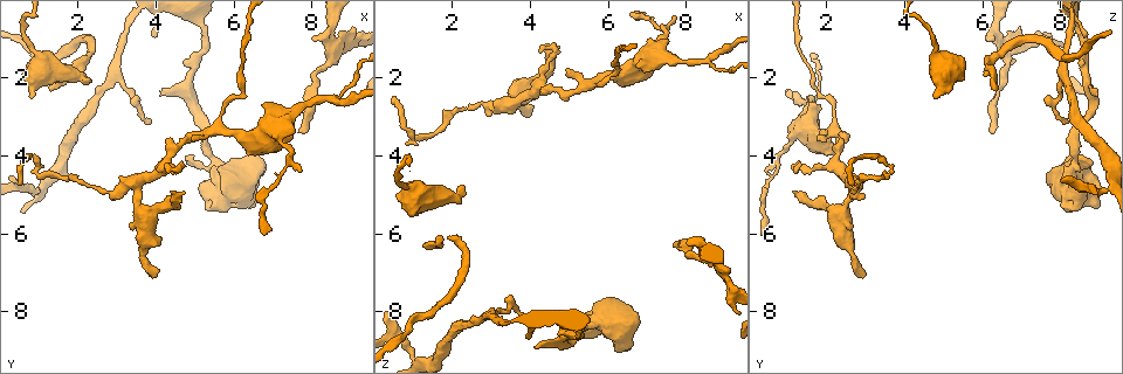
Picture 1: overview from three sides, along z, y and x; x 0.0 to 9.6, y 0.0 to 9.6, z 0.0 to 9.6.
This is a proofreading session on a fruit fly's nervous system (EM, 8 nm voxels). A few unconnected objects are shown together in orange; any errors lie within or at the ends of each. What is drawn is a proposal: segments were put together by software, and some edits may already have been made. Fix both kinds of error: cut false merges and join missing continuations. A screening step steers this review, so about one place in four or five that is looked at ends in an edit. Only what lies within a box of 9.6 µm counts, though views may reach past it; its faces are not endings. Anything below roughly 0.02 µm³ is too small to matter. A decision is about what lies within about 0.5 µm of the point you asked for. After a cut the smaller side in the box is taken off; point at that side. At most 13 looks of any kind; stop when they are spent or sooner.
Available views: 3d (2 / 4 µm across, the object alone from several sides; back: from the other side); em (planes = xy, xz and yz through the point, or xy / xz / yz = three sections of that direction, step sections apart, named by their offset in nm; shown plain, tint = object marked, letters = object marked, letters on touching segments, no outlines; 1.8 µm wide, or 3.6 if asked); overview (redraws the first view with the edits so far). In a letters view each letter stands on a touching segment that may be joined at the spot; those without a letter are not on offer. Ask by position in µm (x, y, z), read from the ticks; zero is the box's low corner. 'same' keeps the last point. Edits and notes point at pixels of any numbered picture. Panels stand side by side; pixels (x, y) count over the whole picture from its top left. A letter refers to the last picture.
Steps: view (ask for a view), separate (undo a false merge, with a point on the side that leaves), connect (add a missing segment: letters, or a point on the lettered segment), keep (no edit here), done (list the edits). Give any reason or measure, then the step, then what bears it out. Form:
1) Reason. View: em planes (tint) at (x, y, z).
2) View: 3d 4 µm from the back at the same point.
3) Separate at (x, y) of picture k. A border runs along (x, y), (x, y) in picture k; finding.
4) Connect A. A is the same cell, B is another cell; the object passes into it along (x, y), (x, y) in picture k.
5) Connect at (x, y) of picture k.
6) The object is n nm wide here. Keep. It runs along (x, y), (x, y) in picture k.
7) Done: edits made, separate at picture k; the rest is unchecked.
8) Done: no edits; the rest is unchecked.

Long arm stops here. View: em planes (letters) at (7.65, 3.35, 6.25).

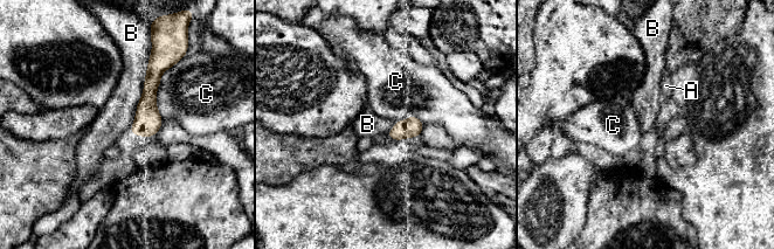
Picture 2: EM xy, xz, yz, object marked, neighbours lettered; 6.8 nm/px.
Keep. A, B and C are other cells; it runs along (151, 62), (143, 133) in picture 2; none of them fits.

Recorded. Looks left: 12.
Branch stops here. View: em 3.6 µm xy step 8 (letters) at (4.20, 2.45, 8.90).

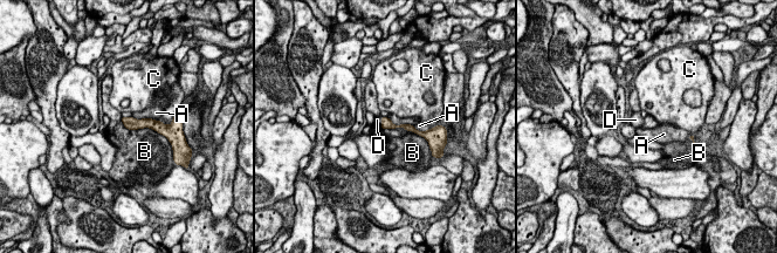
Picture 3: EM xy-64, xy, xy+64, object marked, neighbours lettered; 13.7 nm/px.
Connect D. D is the same cell, A, B and C are other cells; the object passes into it along (386, 123), (382, 121), (377, 120) in picture 3; the cell continues.

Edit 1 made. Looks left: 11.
Free end. View: em xz step 8 (letters) at (4.80, 4.20, 8.65).

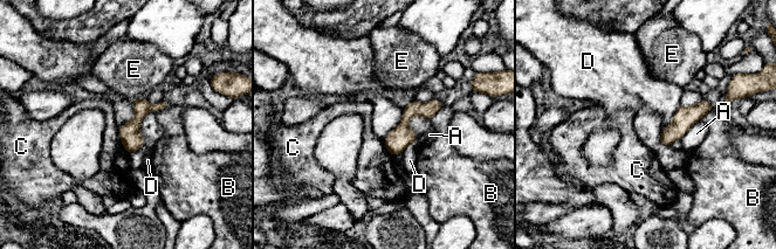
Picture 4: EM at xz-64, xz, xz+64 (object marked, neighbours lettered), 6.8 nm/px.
The object is 80 nm wide here. Keep. A, B, C, D and E are other cells; a border runs along (117, 130), (126, 153) in picture 4; none of them fits.

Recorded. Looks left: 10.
See it whole again. View: overview.

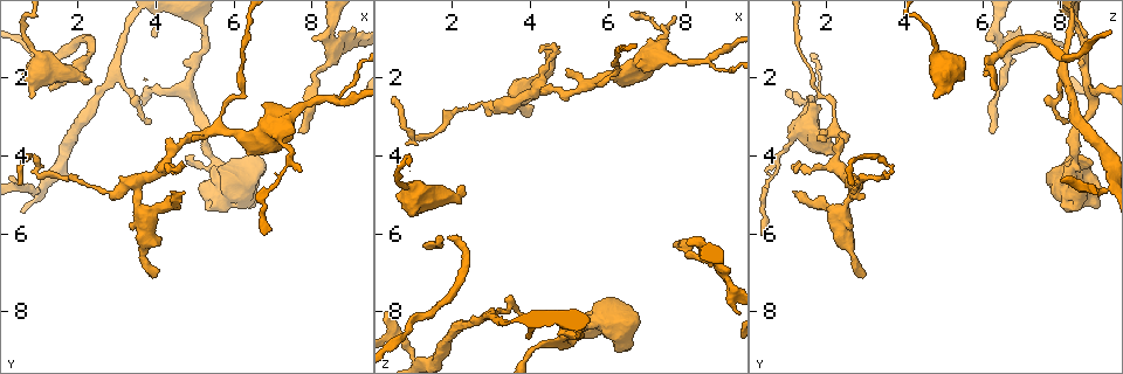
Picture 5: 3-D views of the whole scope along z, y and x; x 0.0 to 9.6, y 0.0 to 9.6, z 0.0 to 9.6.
Branch stops here. View: em xy step 8 (tint) at (8.00, 1.00, 6.20).

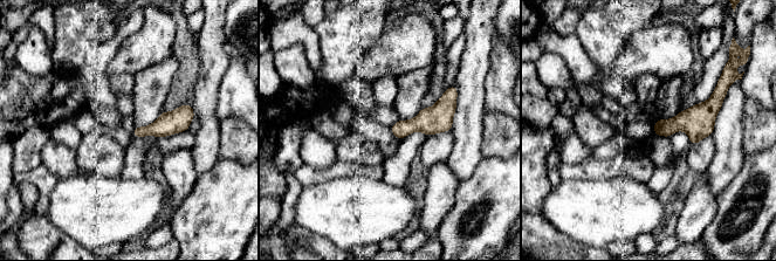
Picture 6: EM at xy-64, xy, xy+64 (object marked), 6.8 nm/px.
Cut it another way. View: em planes (tint) at the same point.

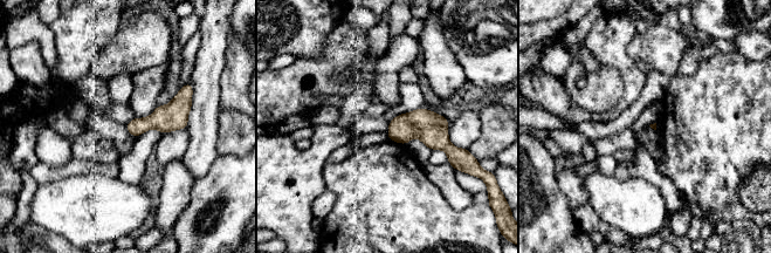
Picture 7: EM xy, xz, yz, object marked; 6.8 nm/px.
See the neighbours. View: em planes (letters) at the same point.

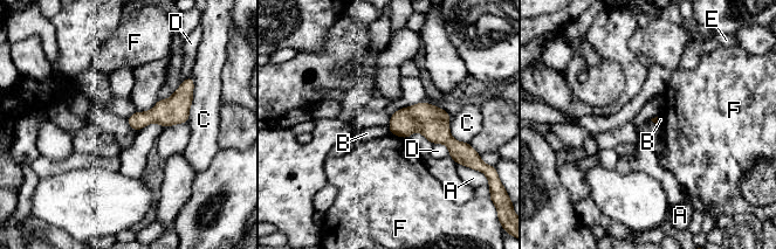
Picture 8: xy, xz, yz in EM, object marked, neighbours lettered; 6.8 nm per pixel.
Keep. A, B, C, D, E and F are other cells; a border runs along (386, 126), (391, 133) in picture 8; none of them fits.

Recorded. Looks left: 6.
Stops while still wide. View: em xy step 4 (letters) at (2.30, 2.00, 4.80).

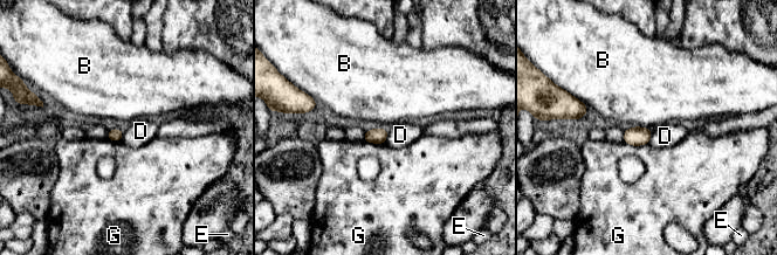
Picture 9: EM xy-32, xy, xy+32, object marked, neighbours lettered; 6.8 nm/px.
View: em yz step 4 (letters) at the same point.

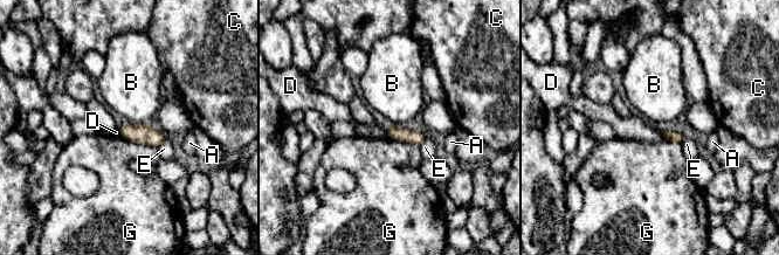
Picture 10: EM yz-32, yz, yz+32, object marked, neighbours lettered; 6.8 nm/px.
Keep. A, B, C, D, E and G are other cells; a border runs along (130, 122), (144, 124) in picture 10; none of them fits.

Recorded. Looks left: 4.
Done: edits made, connect at picture 3; the rest is unchecked.

